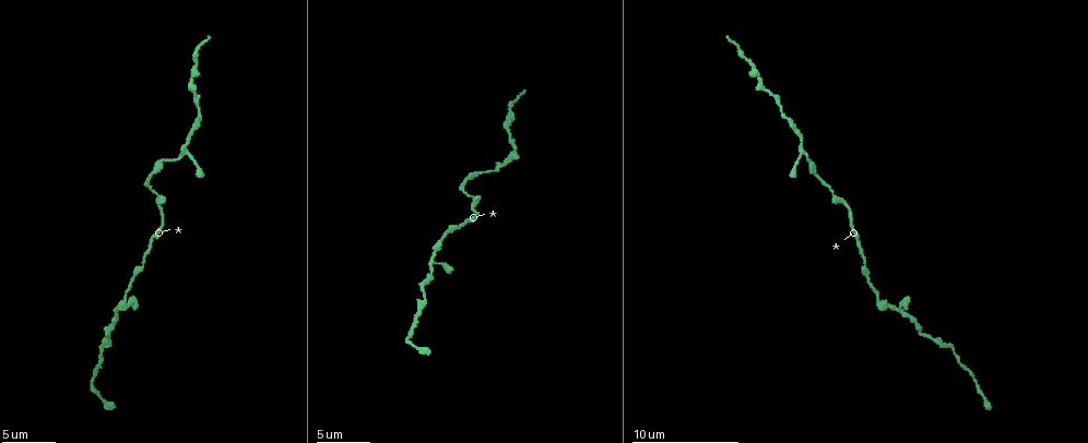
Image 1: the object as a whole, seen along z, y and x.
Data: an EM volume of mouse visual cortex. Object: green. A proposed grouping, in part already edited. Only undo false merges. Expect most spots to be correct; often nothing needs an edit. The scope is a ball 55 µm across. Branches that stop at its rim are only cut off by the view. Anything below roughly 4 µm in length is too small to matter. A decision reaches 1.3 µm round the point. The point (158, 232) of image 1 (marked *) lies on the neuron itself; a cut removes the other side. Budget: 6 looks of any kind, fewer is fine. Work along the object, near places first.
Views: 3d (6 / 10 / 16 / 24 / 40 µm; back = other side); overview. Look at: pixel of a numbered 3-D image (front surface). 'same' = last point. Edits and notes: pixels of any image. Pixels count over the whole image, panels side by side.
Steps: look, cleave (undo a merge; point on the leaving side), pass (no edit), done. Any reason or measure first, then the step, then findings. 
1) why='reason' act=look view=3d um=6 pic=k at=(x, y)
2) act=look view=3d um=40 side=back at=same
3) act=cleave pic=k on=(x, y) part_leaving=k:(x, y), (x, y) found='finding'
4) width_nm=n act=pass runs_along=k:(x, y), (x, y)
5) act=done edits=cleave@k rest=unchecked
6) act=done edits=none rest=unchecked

why='narrows sharply' act=look view=3d um=16 pic=1 at=(143, 261)

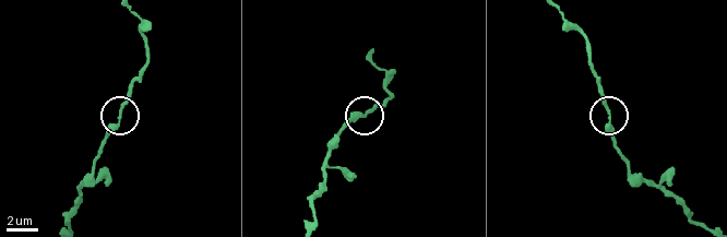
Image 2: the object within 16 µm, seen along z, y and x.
act=pass runs_along=2:(142, 74), (131, 90), (117, 128), (100, 146) found='continuous, no second neuron'

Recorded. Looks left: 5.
why='thick turns thin' act=look view=3d um=10 pic=1 at=(820, 181)

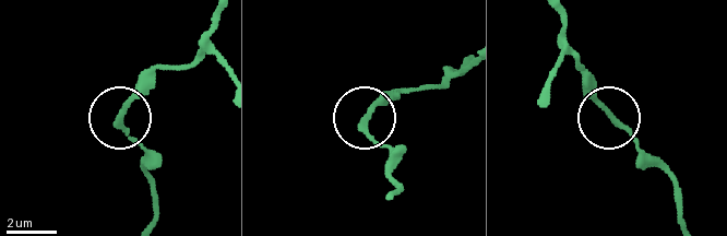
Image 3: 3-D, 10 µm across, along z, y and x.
why='other side' act=look view=3d um=10 side=back pic=3 at=(367, 120)

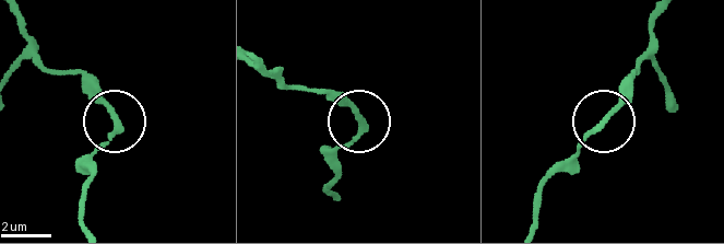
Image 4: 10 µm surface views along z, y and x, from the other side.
width_nm=210 act=pass runs_along=4:(335, 195), (329, 187), (337, 151), (360, 122), (331, 91) found='all the same neuron'

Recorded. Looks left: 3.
why='thin neck' act=look view=3d um=10 pic=1 at=(421, 292)

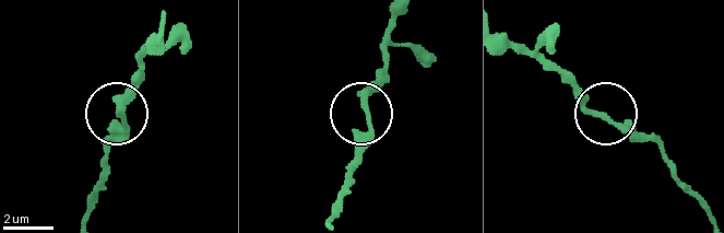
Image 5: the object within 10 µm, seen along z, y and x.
act=look view=3d um=10 side=back pic=5 at=(602, 115)

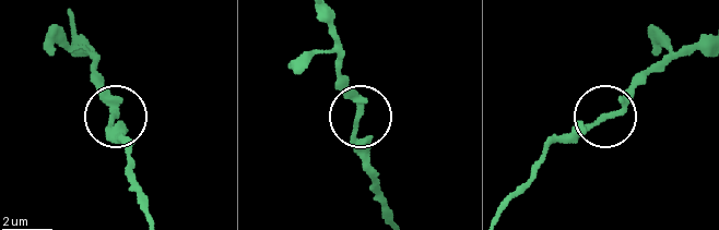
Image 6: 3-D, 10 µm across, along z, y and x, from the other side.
act=pass found='continuous, no second neuron'

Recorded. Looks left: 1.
act=done edits=none rest=unchecked

